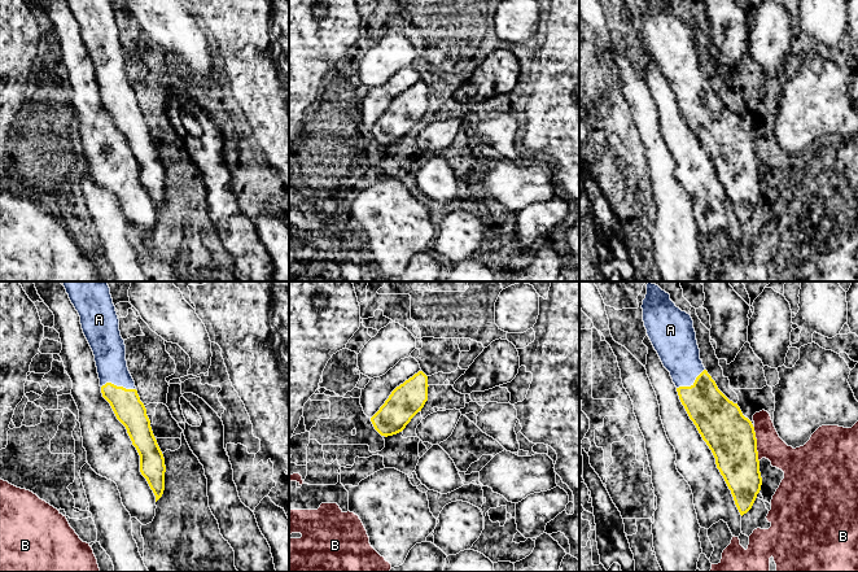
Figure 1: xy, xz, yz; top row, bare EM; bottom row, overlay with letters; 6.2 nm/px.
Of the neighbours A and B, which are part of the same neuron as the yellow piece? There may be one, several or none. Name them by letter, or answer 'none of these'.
A

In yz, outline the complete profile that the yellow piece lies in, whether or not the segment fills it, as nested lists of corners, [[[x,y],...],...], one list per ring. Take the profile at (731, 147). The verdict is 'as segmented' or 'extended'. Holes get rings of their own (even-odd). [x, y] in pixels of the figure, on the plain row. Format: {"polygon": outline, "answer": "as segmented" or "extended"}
{"polygon": [[[647,0],[643,9],[643,31],[647,44],[664,77],[670,82],[682,114],[712,160],[717,178],[723,185],[735,214],[743,226],[761,200],[762,187],[757,161],[757,148],[752,131],[717,96],[700,69],[693,30],[670,9],[665,0]]], "answer": "extended"}

